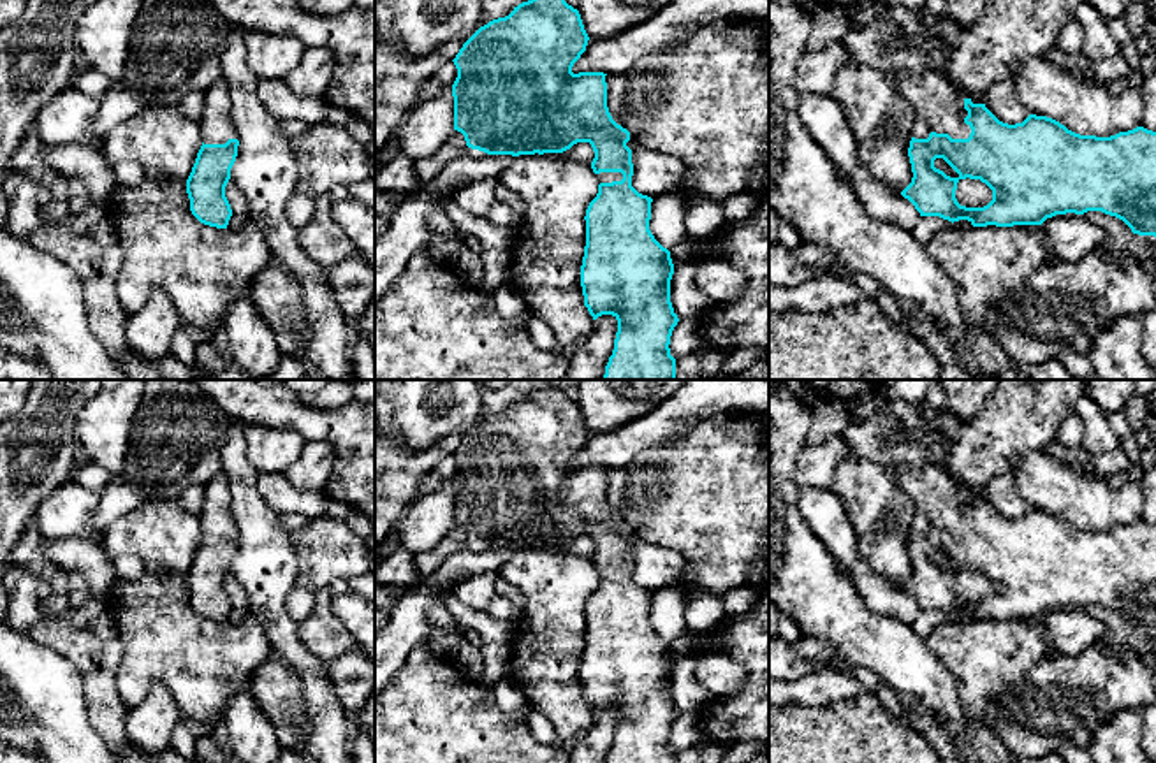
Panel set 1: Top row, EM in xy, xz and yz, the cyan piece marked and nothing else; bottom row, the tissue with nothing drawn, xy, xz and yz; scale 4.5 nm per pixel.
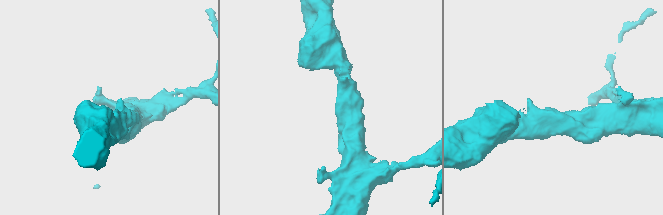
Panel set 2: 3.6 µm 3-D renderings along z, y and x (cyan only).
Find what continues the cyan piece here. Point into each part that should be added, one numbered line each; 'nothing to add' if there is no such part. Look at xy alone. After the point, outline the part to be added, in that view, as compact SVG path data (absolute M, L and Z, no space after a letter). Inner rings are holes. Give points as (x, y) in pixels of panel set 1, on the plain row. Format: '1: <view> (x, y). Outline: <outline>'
1: xy (217, 521). Outline: M223 471L204 485L204 503L199 520L204 538L225 538L229 533L238 533L232 515L232 494Z

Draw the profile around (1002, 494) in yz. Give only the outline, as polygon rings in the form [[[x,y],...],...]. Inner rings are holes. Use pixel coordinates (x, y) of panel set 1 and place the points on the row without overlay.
[[[1012,473],[992,476],[984,498],[999,515],[1008,519],[1022,517],[1029,510],[1029,505],[1015,489]]]

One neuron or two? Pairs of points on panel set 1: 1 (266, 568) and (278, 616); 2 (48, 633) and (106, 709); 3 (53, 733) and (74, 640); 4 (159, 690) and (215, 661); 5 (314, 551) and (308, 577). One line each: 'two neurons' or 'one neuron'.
1: one neuron
2: one neuron
3: two neurons
4: two neurons
5: one neuron

